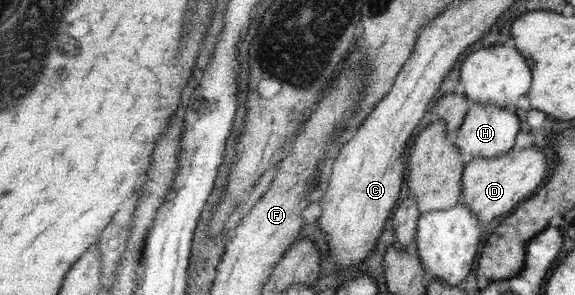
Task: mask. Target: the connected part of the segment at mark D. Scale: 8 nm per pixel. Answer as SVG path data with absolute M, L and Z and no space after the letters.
M536 146L515 148L497 158L477 157L468 162L465 167L464 195L460 204L472 209L480 217L482 226L485 226L496 217L515 211L539 191L539 185L543 185L541 181L549 175L549 169L551 169L551 163L547 153Z

